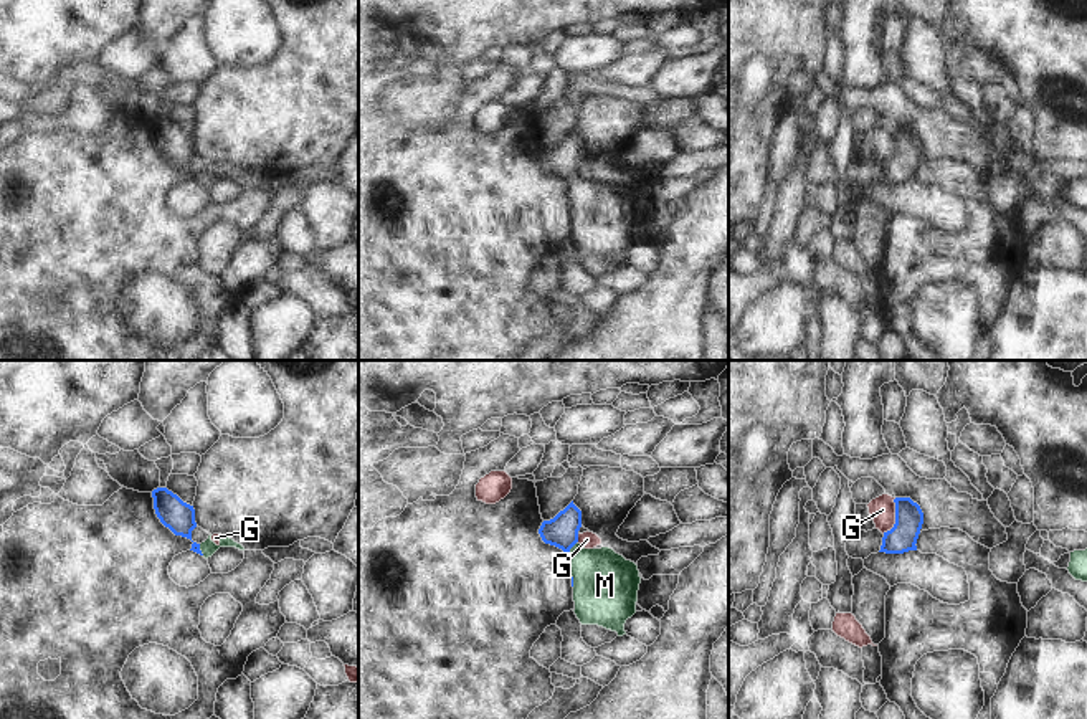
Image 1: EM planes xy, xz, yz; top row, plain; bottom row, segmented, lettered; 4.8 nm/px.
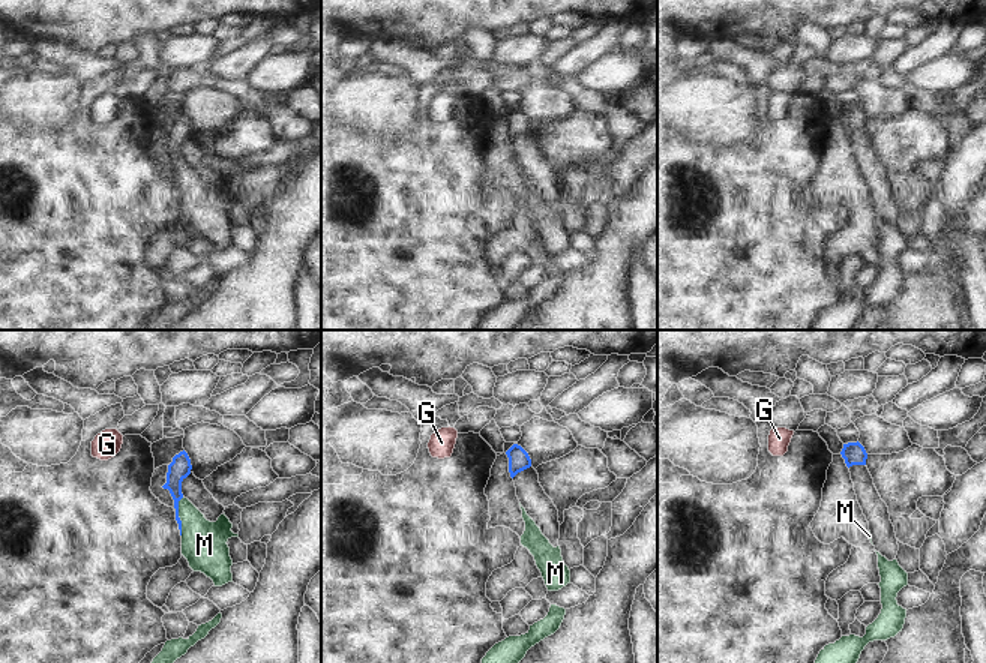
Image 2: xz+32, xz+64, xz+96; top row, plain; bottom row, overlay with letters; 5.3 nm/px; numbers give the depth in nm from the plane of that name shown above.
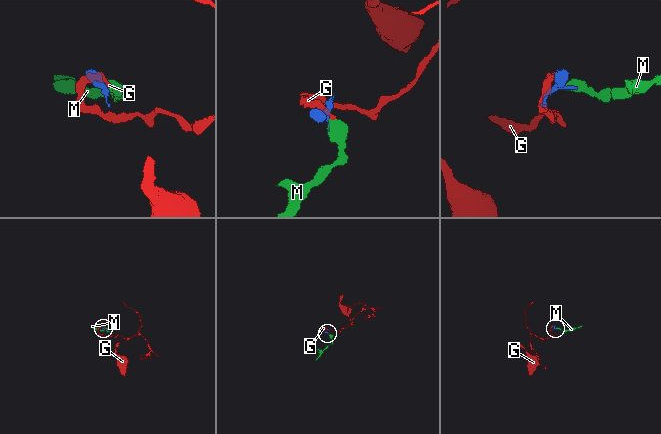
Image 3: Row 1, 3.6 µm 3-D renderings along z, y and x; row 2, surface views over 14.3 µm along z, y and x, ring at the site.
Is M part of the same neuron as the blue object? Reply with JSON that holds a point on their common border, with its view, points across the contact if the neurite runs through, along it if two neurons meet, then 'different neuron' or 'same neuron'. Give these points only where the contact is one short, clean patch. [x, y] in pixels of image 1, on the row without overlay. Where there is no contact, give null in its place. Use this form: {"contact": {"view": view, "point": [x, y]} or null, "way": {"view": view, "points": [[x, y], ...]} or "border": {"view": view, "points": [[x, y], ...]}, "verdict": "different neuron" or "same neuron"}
{"contact": {"view": "xz", "point": [570, 194]}, "way": {"view": "xz", "points": [[562, 161], [570, 176], [570, 194], [583, 194], [605, 215]]}, "verdict": "same neuron"}

